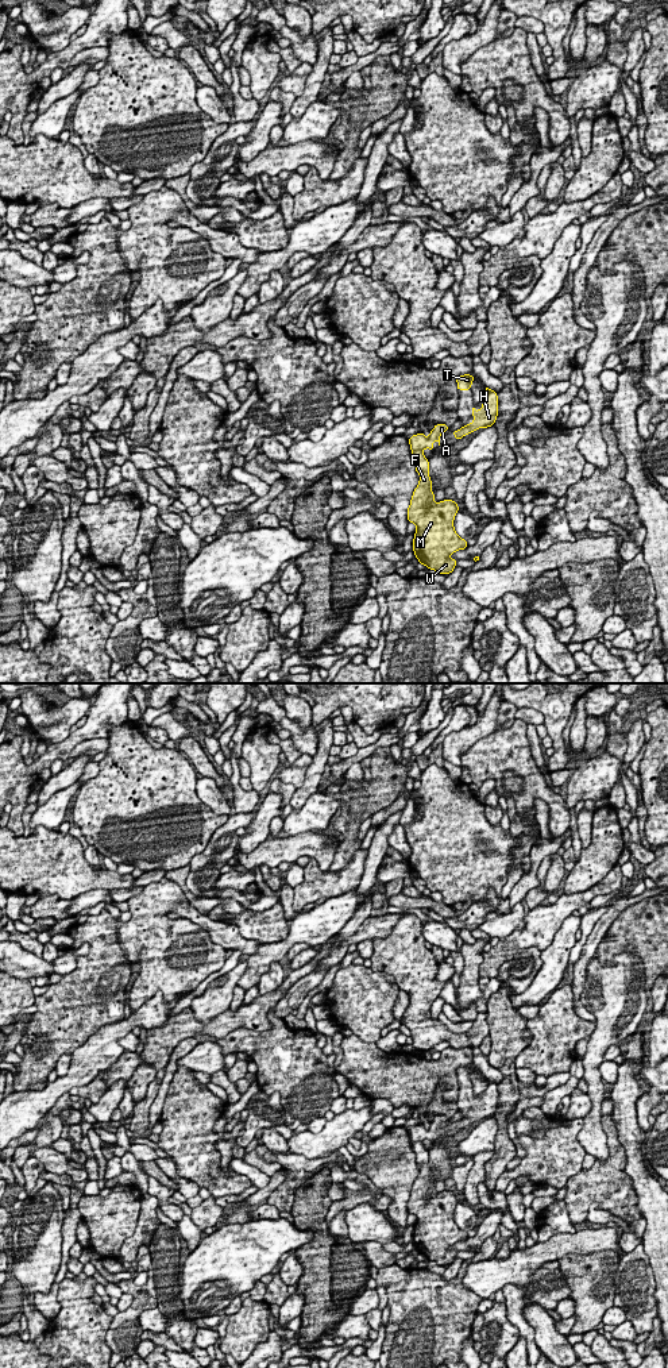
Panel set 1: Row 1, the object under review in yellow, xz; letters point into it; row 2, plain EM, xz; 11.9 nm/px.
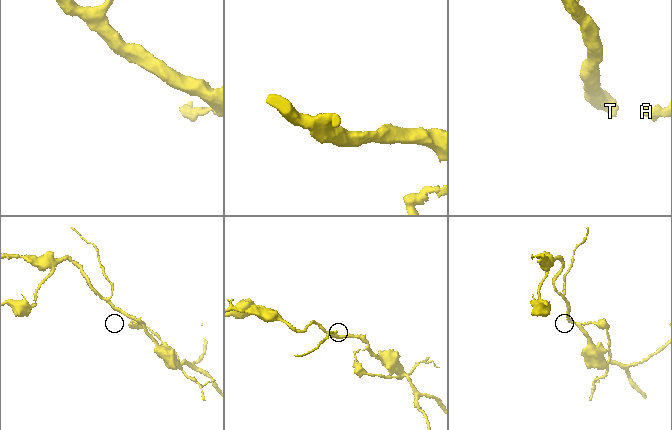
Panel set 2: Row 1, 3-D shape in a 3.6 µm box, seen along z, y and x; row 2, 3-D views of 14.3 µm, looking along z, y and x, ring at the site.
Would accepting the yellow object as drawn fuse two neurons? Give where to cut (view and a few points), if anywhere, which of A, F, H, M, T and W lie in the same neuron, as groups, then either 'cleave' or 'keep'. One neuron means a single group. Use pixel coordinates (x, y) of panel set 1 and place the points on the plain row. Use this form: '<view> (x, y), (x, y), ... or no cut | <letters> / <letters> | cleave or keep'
xz (421, 1140), (412, 1143) | A H T / F M W | cleave

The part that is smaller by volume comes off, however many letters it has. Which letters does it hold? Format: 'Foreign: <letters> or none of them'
Foreign: F, M, W

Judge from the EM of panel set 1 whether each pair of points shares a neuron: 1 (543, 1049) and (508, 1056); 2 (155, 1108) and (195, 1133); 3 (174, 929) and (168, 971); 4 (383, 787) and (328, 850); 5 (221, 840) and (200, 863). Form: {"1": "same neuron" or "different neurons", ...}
{"1": "different neurons", "2": "different neurons", "3": "same neuron", "4": "different neurons", "5": "same neuron"}

